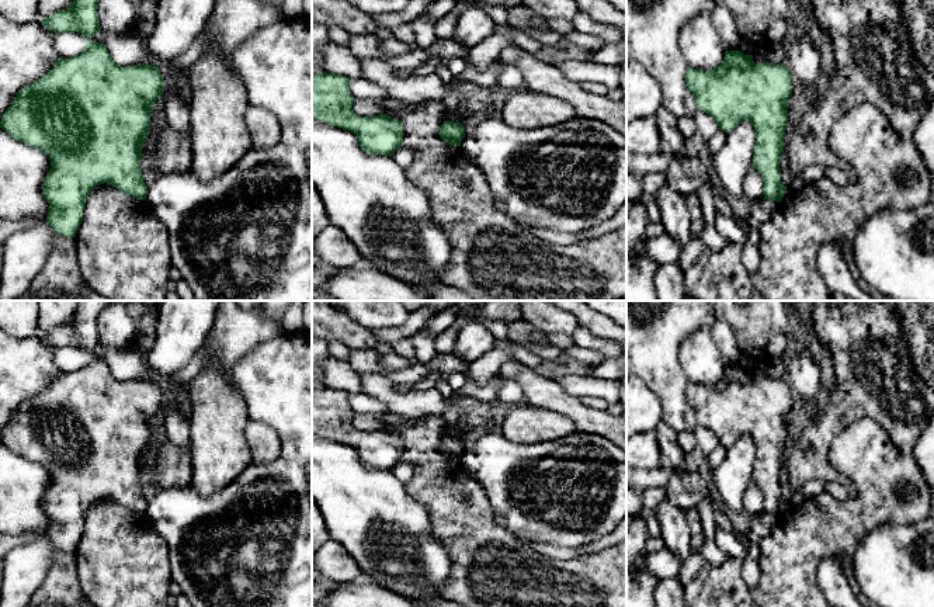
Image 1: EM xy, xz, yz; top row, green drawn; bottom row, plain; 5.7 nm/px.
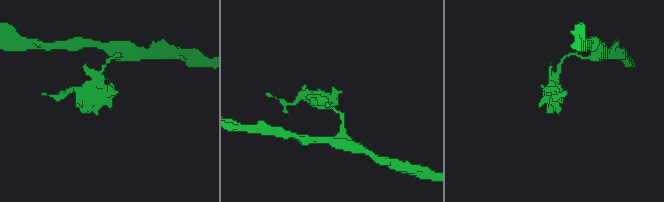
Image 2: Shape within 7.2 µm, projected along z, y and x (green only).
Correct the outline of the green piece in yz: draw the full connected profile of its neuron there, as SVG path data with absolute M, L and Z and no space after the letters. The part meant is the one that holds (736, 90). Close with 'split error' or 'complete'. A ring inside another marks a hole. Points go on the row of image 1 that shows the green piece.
M726 51L719 66L704 70L687 69L687 86L695 98L698 110L709 114L723 132L730 132L742 121L749 121L756 131L753 167L761 174L764 200L782 201L787 187L781 184L781 156L788 122L788 100L792 94L792 74L784 65L765 62L756 65L753 55L740 51Z | complete

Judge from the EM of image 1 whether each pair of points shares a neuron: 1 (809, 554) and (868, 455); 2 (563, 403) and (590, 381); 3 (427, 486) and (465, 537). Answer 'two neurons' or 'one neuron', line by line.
1: one neuron
2: two neurons
3: one neuron

